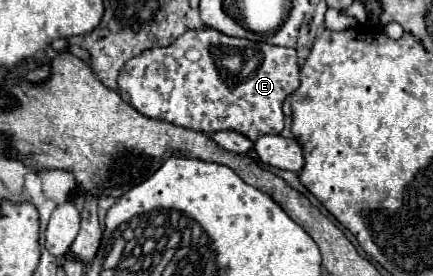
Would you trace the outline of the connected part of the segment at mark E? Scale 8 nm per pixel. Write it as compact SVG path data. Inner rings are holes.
M188 30L184 32L174 44L166 48L146 50L138 58L126 62L120 70L118 86L128 96L130 104L144 116L164 120L182 128L190 128L202 134L212 134L220 130L234 130L244 134L248 140L256 142L266 134L280 134L284 128L284 114L282 102L290 96L298 86L298 66L296 66L296 50L270 46L270 44L256 44L242 38L230 38L226 34L218 34L218 30ZM190 48L200 50L200 60L190 62L184 54Z

